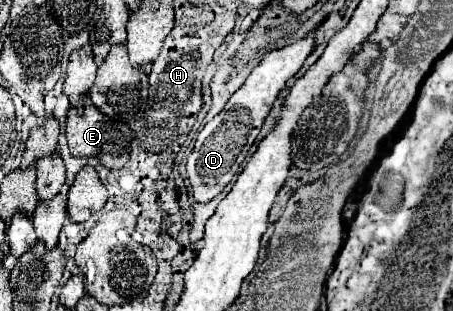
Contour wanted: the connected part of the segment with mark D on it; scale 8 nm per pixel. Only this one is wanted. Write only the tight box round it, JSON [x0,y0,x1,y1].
[187,29,315,201]

